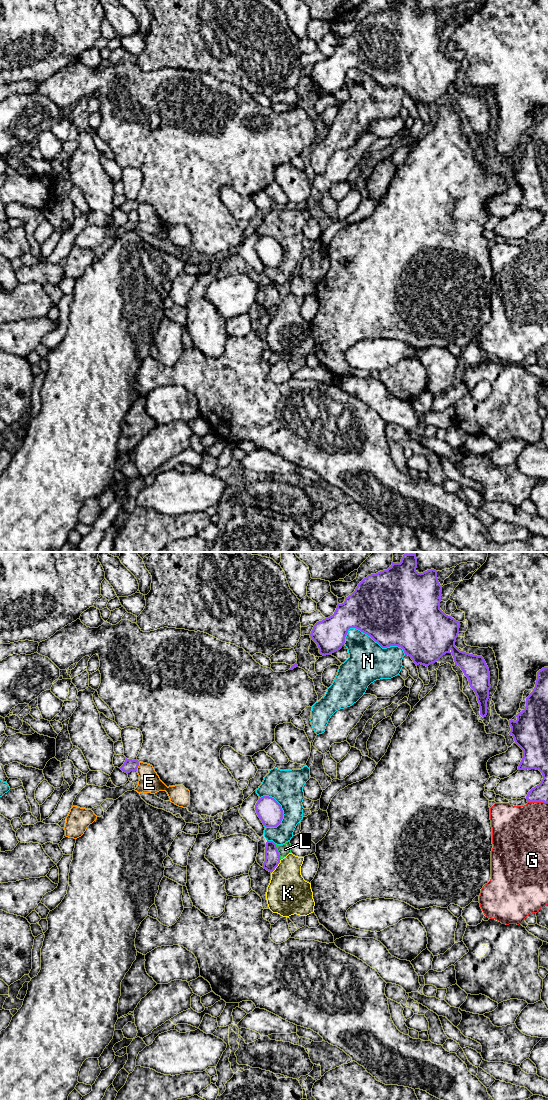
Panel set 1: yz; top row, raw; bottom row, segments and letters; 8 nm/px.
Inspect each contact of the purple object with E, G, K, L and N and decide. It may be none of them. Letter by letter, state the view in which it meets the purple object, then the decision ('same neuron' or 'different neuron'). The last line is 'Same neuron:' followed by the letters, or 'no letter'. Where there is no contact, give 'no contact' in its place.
E: yz | different neuron
G: yz | different neuron
K: yz | different neuron
L: yz | different neuron
N: yz | different neuron
Same neuron: no letter

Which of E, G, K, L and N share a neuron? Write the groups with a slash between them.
E / G / K / L / N

